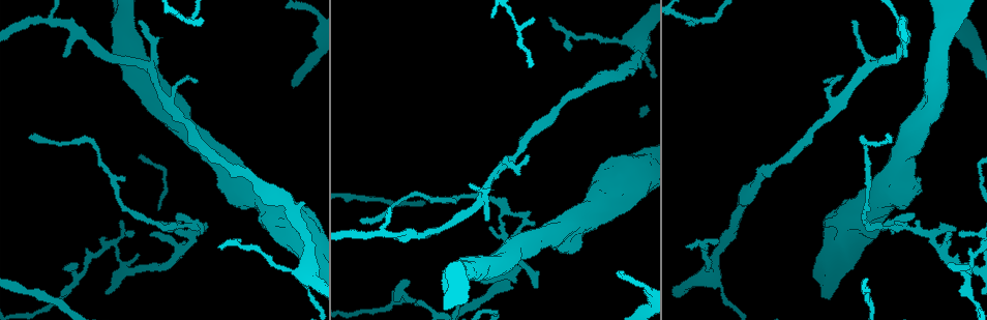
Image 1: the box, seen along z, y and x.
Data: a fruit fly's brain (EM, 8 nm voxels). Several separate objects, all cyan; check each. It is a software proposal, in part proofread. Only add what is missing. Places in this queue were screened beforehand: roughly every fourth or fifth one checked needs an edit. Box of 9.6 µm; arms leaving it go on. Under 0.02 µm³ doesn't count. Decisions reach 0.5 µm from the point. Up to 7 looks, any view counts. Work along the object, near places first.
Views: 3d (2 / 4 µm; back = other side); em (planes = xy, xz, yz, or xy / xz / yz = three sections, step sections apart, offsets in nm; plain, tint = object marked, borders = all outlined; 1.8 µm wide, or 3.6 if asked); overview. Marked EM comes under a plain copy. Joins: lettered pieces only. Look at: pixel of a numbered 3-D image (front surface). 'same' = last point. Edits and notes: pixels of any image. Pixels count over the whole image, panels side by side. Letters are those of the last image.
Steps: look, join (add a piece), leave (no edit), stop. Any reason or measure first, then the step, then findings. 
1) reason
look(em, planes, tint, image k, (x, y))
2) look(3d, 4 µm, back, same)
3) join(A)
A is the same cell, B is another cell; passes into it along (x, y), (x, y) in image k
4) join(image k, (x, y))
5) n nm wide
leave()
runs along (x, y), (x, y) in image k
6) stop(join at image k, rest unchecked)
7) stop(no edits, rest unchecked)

an open end
look(em, xz, step 8, tint, image 1, (485, 219))

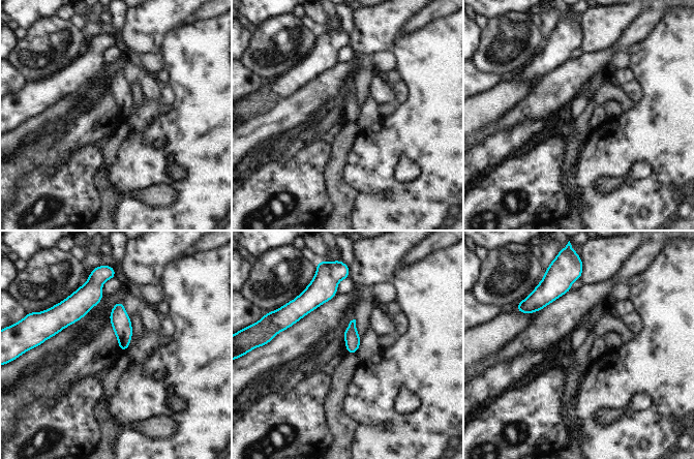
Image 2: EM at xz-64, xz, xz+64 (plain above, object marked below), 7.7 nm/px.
another direction
look(em, planes, borders, same)

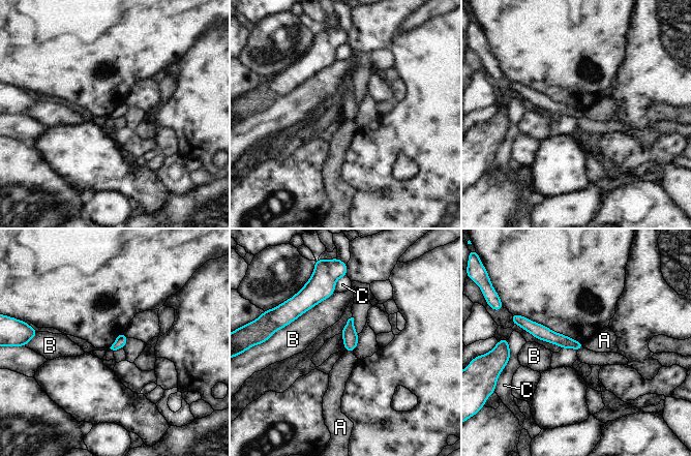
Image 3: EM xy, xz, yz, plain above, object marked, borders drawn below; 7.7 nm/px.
leave()
A, B and C are other cells; border along (344, 351), (353, 352) in image 3; none of them fits

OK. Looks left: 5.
free end
look(3d, 4 µm, image 1, (948, 232))

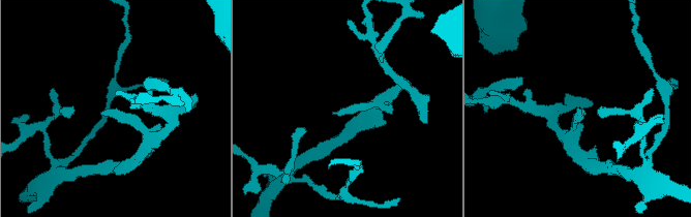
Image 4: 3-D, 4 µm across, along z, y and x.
look(em, xy, step 16, borders, image 4, (103, 111))

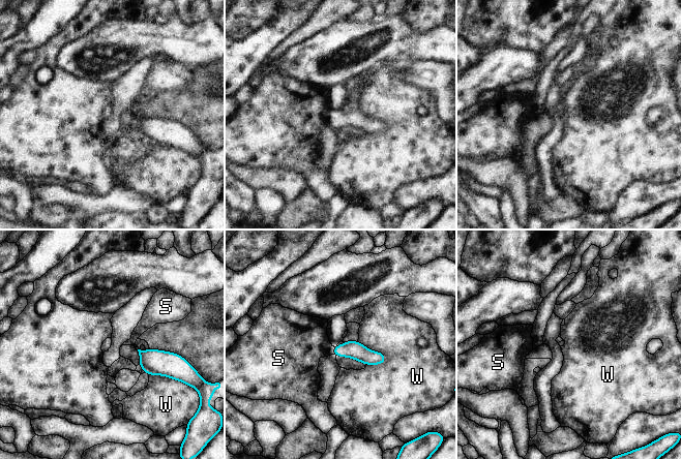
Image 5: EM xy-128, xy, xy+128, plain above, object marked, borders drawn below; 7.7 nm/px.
leave()
S and W are other cells; border along (332, 346), (333, 354) in image 5; no lettered piece goes on from it

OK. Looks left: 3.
branch stops here
look(3d, 4 µm, image 1, (569, 46))

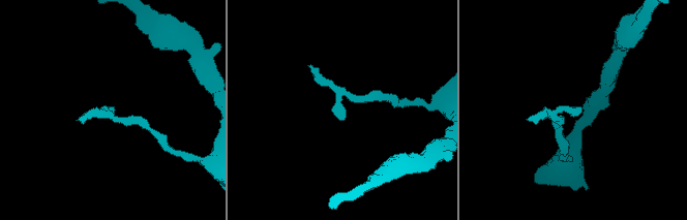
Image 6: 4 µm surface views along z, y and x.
need the tissue
look(em, planes, borders, image 6, (343, 116))

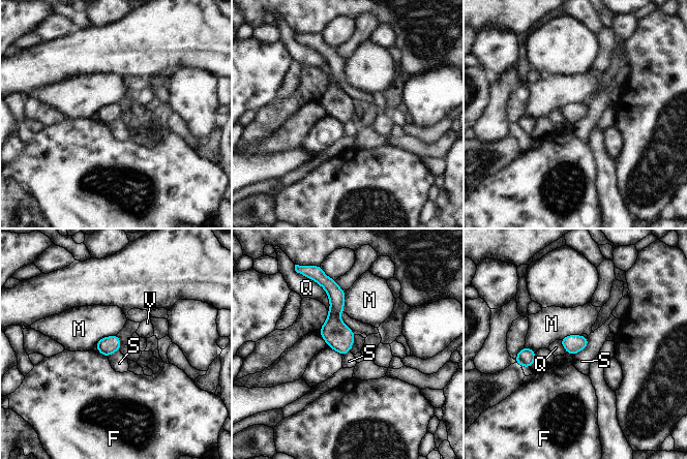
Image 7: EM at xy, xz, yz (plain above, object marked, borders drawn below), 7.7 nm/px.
leave()
F, M, Q, S and V are other cells; border along (588, 337), (588, 344), (573, 356) in image 7; no lettered piece goes on from it

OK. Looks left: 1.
stop(no edits, rest unchecked)

